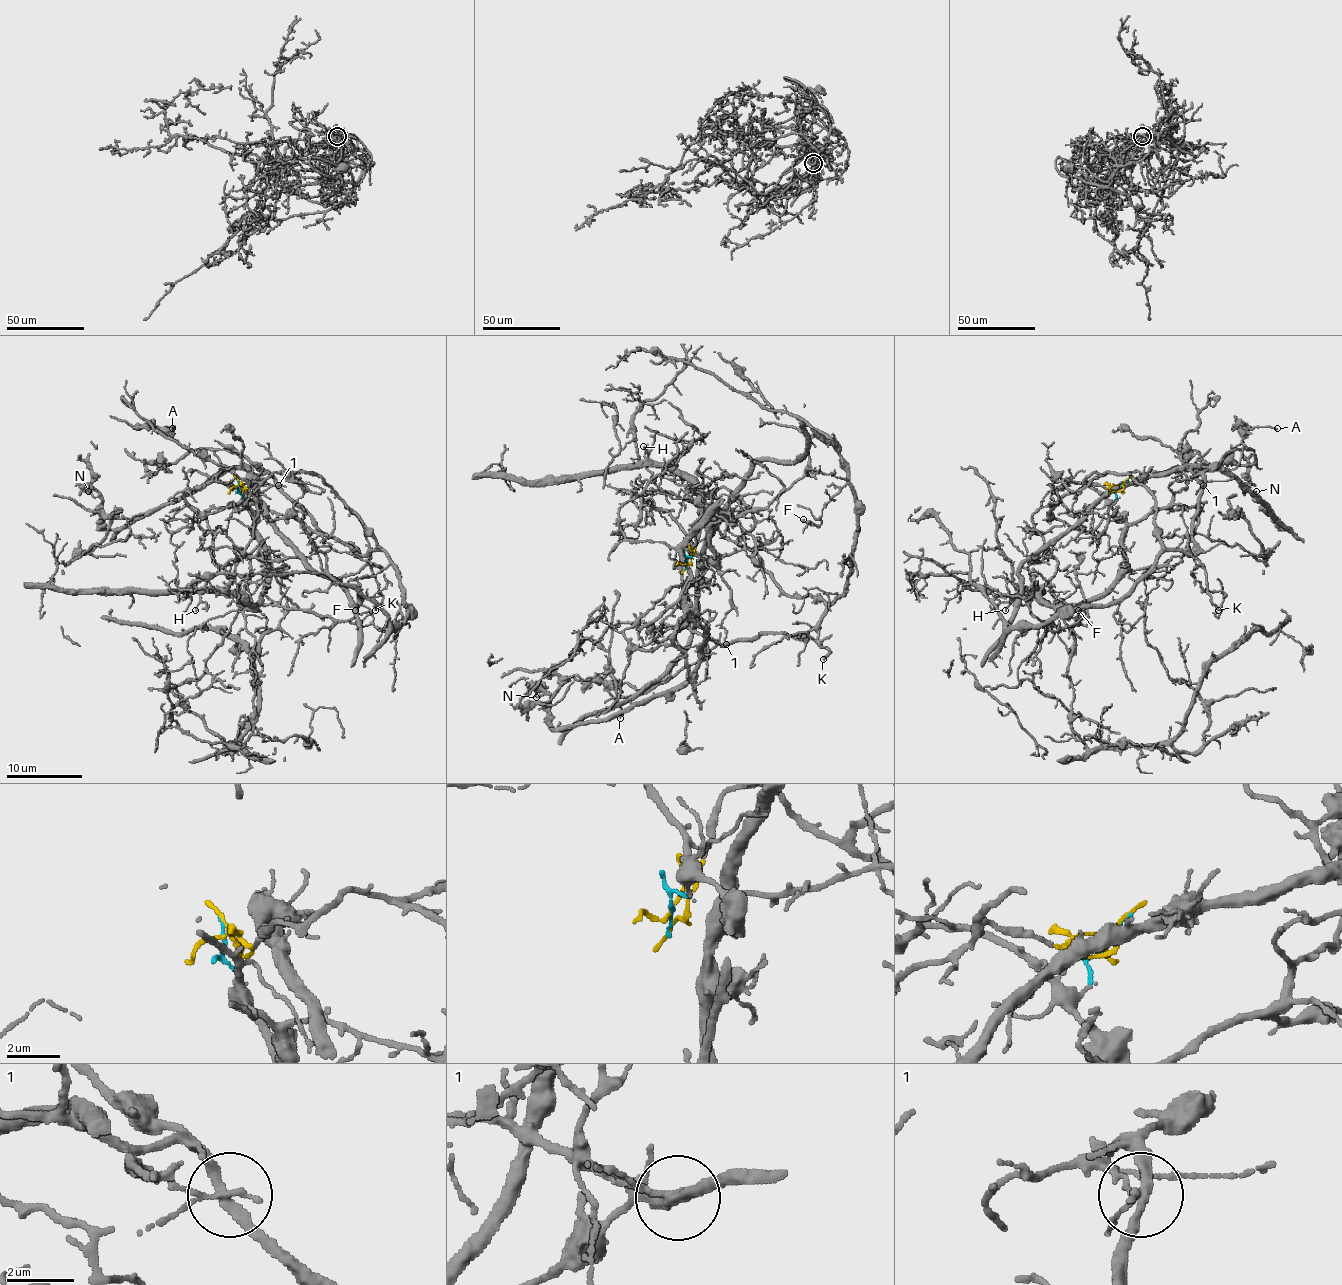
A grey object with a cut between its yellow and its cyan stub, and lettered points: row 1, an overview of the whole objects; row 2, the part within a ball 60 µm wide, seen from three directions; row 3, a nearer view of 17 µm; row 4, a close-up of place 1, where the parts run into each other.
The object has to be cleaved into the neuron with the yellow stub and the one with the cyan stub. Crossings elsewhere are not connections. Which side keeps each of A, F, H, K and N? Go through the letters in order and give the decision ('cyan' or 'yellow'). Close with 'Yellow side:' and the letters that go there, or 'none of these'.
A: yellow
F: yellow
H: cyan
K: yellow
N: yellow
Yellow side: A, F, K, N

